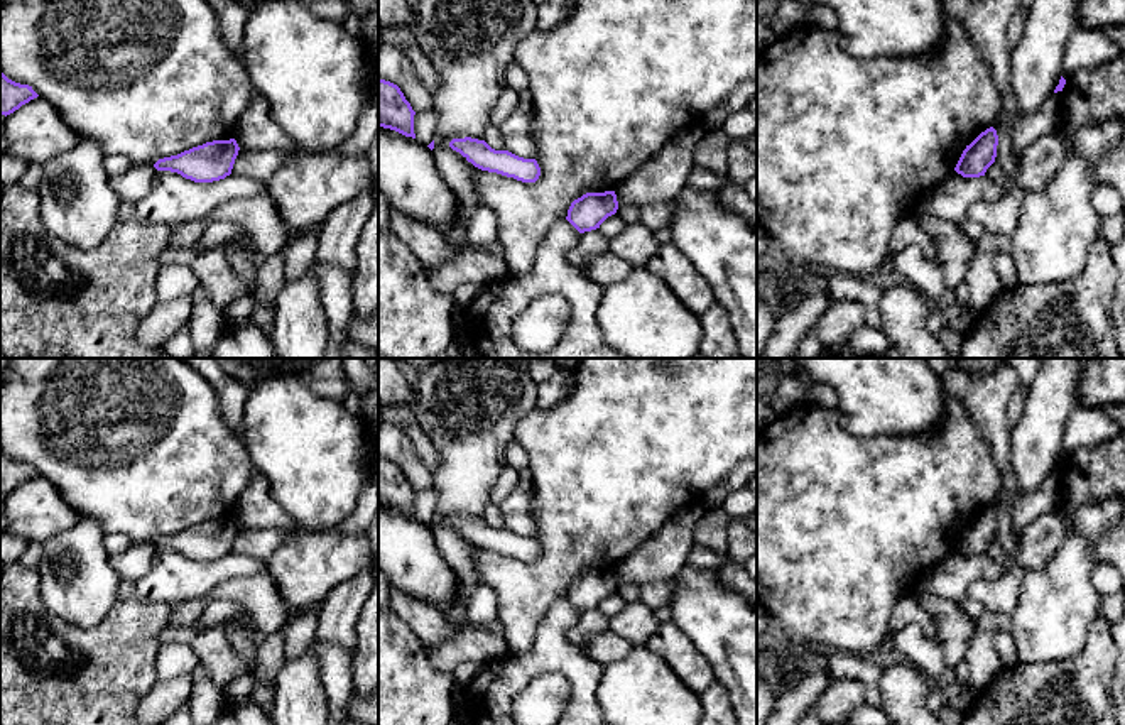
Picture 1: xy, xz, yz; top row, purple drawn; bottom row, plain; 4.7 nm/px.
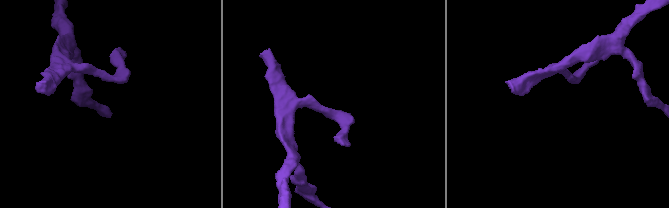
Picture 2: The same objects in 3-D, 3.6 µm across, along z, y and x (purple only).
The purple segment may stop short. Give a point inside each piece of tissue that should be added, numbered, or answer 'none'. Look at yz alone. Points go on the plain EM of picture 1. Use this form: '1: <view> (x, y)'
none

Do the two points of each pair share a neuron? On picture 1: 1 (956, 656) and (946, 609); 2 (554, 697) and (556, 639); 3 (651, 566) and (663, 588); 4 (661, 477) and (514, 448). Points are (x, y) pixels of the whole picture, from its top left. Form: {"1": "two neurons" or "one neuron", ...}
{"1": "one neuron", "2": "two neurons", "3": "two neurons", "4": "two neurons"}

